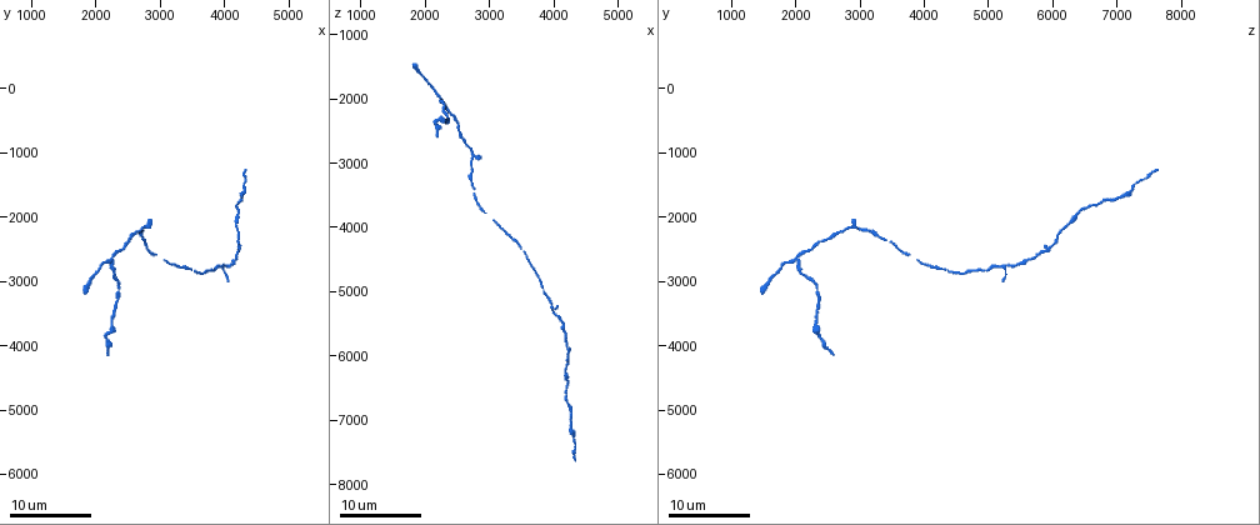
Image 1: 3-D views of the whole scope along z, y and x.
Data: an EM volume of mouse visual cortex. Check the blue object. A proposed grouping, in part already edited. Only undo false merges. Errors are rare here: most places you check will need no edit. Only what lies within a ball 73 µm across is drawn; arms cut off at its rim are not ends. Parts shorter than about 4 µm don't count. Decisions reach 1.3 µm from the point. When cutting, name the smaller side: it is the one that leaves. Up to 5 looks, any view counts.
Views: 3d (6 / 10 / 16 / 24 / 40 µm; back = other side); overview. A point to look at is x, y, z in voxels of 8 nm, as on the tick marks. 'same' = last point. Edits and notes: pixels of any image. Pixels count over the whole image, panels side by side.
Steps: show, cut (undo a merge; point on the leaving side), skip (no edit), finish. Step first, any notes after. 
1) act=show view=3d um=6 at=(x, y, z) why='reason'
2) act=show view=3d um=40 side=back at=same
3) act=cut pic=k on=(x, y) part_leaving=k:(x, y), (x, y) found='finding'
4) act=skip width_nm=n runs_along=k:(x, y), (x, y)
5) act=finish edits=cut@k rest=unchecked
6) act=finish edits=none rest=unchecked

act=show view=3d um=16 at=(4200, 1950, 6400) why='calibre changes'

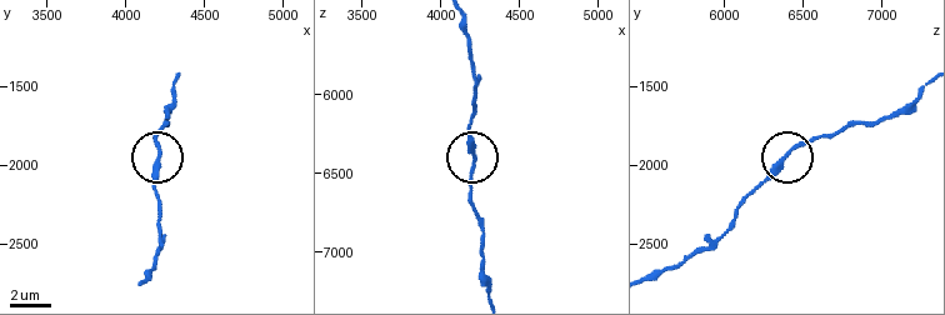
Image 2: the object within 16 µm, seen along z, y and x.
act=show view=3d um=6 at=(4220, 1920, 6420)

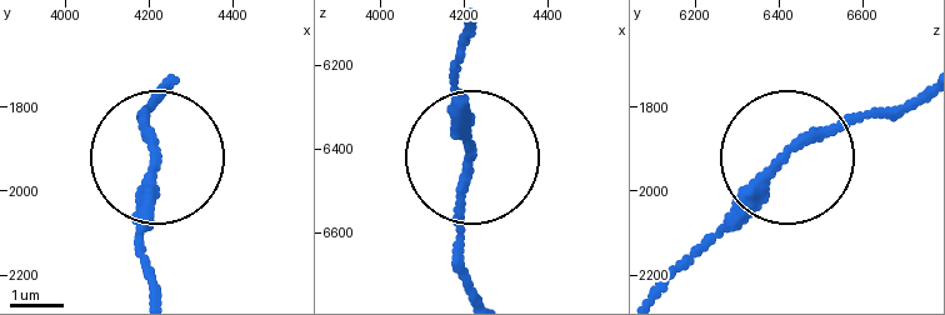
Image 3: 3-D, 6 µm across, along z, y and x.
act=skip runs_along=3:(470, 25), (456, 65), (470, 173), (456, 276) found='all the same neuron'

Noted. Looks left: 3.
act=show view=3d um=16 at=(4000, 2800, 5350)

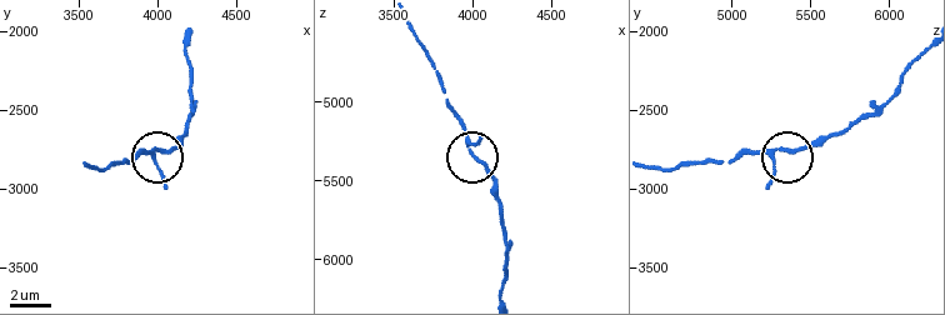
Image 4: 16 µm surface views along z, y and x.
act=show view=3d um=6 at=(4020, 2740, 5360)

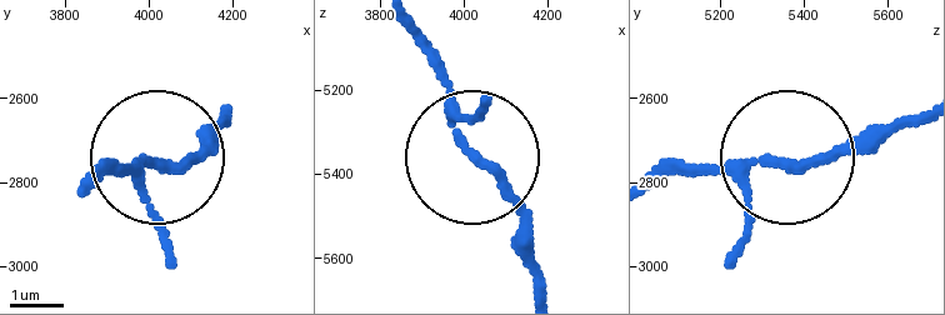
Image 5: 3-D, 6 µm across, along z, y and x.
act=skip runs_along=5:(83, 190), (181, 163), (221, 128) found='all the same neuron'

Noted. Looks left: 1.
act=finish edits=none rest=unchecked

